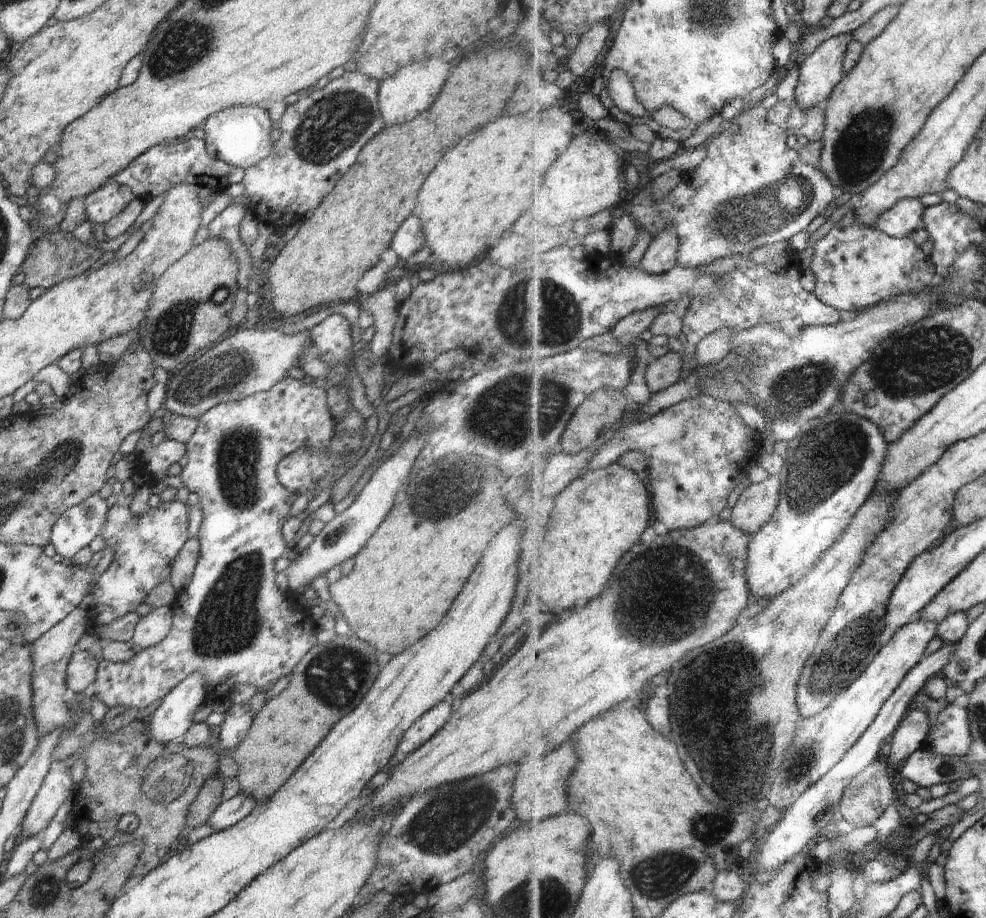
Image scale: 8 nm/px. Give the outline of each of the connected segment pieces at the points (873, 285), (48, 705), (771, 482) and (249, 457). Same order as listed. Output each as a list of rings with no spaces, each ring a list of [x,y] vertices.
[[[851,209],[846,213],[844,218],[841,221],[838,221],[835,225],[832,225],[831,231],[821,240],[816,243],[815,254],[813,257],[813,262],[810,265],[811,270],[815,273],[815,278],[817,279],[817,287],[814,291],[820,300],[823,300],[826,304],[832,305],[838,310],[850,310],[850,312],[856,311],[860,312],[864,310],[866,307],[876,306],[876,304],[880,304],[882,300],[886,301],[888,298],[894,298],[894,296],[898,296],[898,294],[908,294],[915,292],[922,292],[926,288],[930,288],[933,286],[940,286],[943,278],[938,274],[936,263],[934,262],[933,255],[928,255],[922,248],[909,237],[893,237],[890,236],[886,232],[882,232],[882,230],[877,229],[876,227],[864,226],[857,219],[857,212],[855,209]]]
[[[76,607],[48,632],[35,640],[30,640],[32,645],[32,714],[40,739],[48,736],[54,728],[62,726],[68,728],[72,724],[69,708],[66,707],[62,696],[67,689],[67,666],[74,651],[77,650],[78,640],[86,632],[86,620],[88,620],[86,611]]]
[[[771,474],[760,483],[750,483],[733,508],[731,521],[751,535],[758,534],[780,506],[783,480]]]
[[[286,377],[284,380],[280,380],[280,382],[274,384],[266,392],[258,392],[236,402],[220,403],[213,406],[198,419],[198,426],[194,434],[192,434],[190,440],[185,444],[187,446],[188,462],[183,467],[181,474],[179,474],[184,481],[184,486],[190,492],[198,495],[198,506],[203,512],[203,519],[197,538],[199,540],[200,550],[198,562],[188,586],[184,590],[177,592],[175,602],[170,606],[173,609],[173,625],[168,636],[160,644],[156,644],[152,648],[146,648],[146,650],[136,649],[134,658],[128,660],[128,662],[116,664],[104,659],[97,661],[97,679],[93,682],[93,685],[95,686],[98,700],[106,708],[110,709],[114,708],[114,706],[122,706],[122,708],[138,708],[139,711],[148,708],[156,700],[162,700],[176,685],[180,684],[185,678],[188,678],[190,674],[194,674],[194,672],[200,672],[204,676],[205,700],[210,702],[228,698],[242,684],[250,684],[257,691],[268,691],[282,676],[291,674],[296,664],[302,660],[304,654],[310,652],[317,645],[316,634],[319,628],[315,620],[312,619],[309,610],[303,607],[297,610],[292,609],[292,597],[280,592],[280,589],[276,586],[277,572],[274,571],[274,562],[276,562],[277,558],[282,558],[282,554],[286,554],[286,543],[282,536],[282,526],[288,520],[292,503],[295,501],[294,496],[284,488],[283,484],[280,484],[276,467],[283,458],[286,458],[286,456],[292,454],[295,450],[308,448],[312,452],[322,452],[324,448],[328,448],[328,442],[335,434],[335,421],[334,417],[330,414],[330,407],[328,406],[326,395],[326,390],[321,387],[316,387],[313,384],[308,385],[298,379]]]

